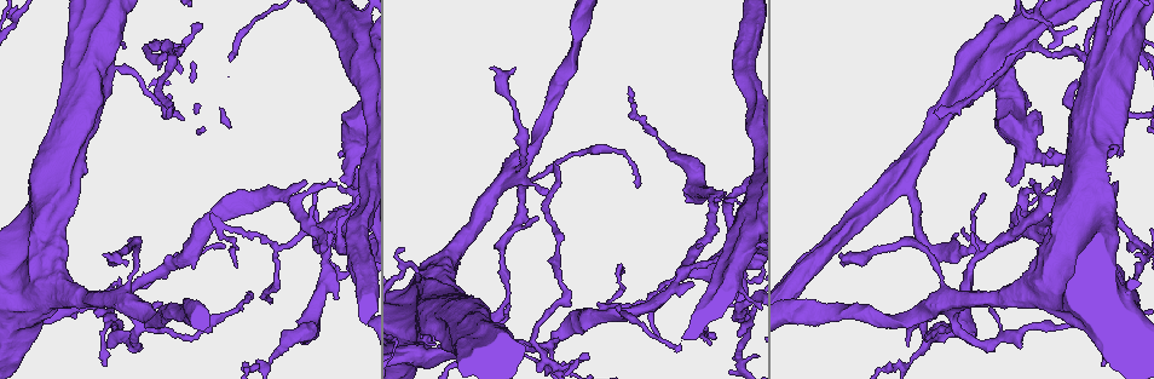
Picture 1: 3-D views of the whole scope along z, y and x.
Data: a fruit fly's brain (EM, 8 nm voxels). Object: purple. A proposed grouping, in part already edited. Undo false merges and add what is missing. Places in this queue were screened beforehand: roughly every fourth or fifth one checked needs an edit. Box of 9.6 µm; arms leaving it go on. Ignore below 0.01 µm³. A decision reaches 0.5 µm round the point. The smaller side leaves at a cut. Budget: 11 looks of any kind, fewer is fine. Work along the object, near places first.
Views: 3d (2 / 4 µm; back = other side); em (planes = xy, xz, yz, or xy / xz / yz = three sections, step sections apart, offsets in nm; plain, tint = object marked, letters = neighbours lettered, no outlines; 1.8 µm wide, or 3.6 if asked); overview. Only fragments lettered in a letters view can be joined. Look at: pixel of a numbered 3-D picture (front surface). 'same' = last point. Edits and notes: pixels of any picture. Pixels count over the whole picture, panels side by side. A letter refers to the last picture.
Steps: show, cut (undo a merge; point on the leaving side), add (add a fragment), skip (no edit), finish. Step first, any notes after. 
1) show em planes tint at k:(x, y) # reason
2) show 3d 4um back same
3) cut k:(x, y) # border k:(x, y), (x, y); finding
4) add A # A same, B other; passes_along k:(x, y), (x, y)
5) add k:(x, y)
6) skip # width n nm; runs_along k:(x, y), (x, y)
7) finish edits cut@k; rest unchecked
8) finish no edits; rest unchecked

show 3d 2um at 1:(658, 334) # thin end

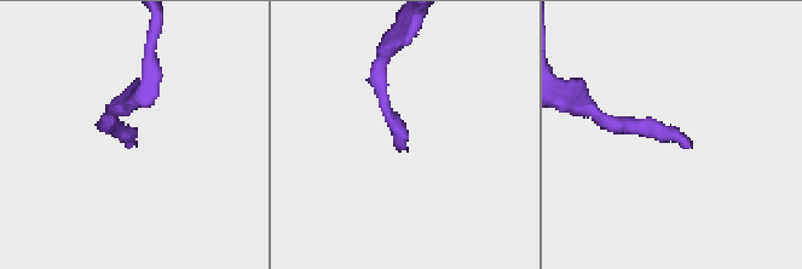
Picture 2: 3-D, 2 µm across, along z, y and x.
show em xz step 8 letters at 2:(687, 147)

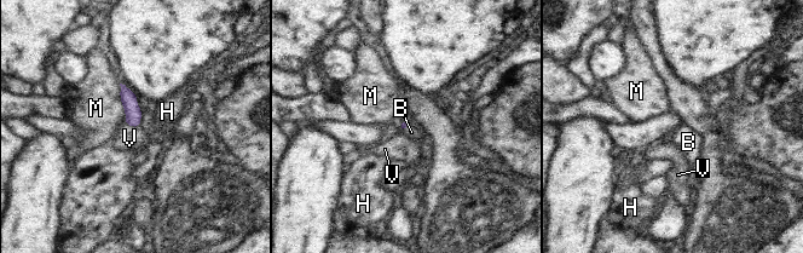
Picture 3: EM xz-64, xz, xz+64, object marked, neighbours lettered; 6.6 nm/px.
show em planes letters same

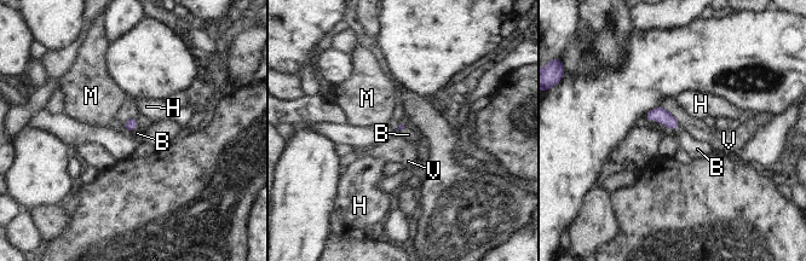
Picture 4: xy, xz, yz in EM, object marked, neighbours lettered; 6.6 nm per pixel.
add B # B same, H other, M other, V other; passes_along 4:(658, 114), (675, 128), (697, 149); it goes on there

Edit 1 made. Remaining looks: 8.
show overview

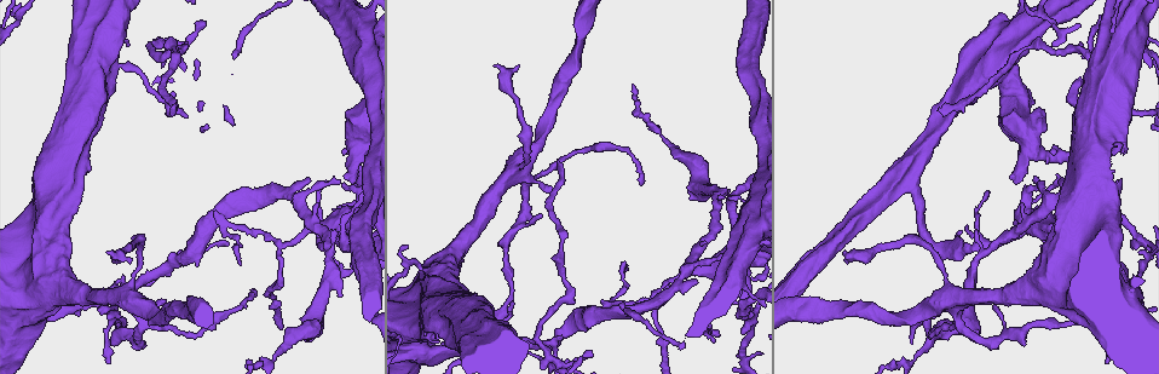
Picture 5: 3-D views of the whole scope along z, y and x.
show 3d 2um at 5:(569, 291) # sharp bend

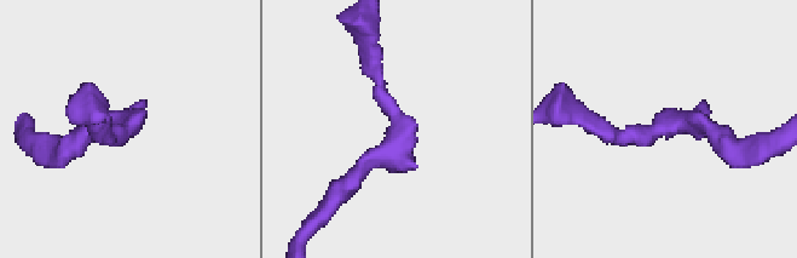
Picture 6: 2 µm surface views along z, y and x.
show em planes letters at 6:(132, 125) # shape alone is not enough

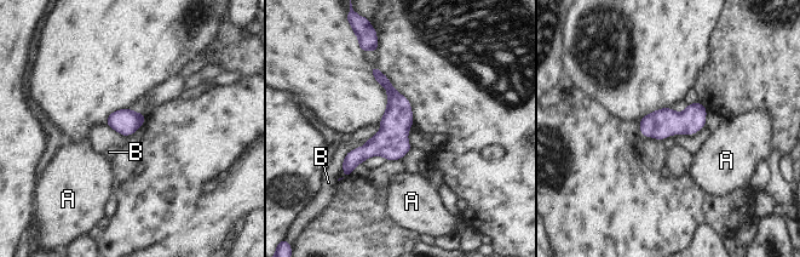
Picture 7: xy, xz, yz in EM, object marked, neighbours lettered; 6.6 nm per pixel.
skip # A other, B other; runs_along 7:(375, 72), (393, 97), (393, 126), (347, 172); all the same neuron

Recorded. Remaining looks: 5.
show 3d 4um at 5:(718, 267) # free end

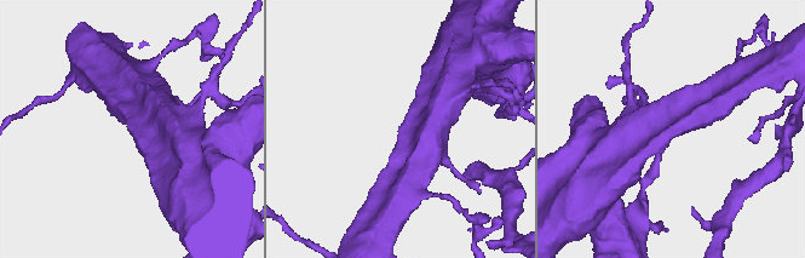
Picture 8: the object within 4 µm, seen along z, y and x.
show em planes letters at 8:(404, 126) # shape alone is not enough

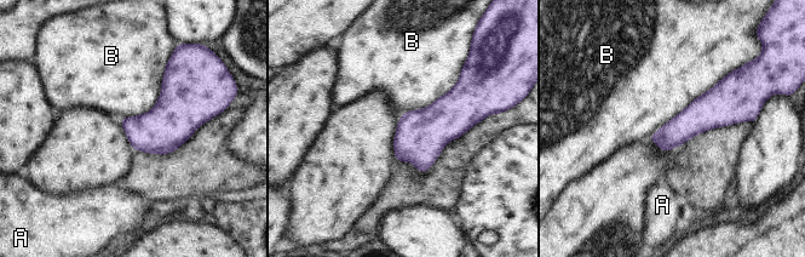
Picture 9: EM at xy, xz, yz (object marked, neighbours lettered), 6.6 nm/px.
skip # A other, B other; border 9:(171, 56), (155, 104), (120, 120); no lettered fragment goes on from it

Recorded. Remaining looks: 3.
show 3d 2um at 5:(961, 250) # abrupt turn

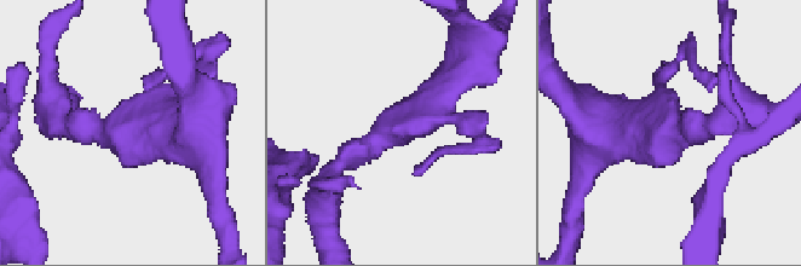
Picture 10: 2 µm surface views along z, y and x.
show em xy step 16 tint at 10:(131, 133) # now the EM

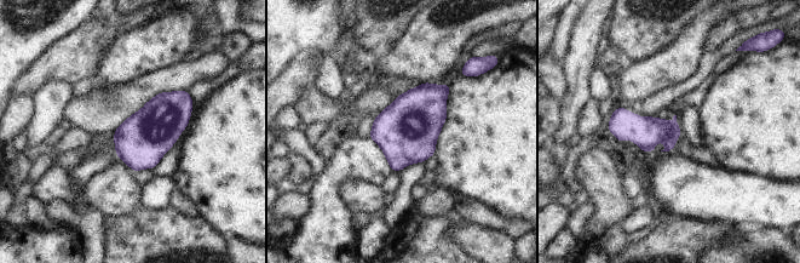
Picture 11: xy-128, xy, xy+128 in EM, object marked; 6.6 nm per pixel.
show em xy step 16 letters same # see the neighbours

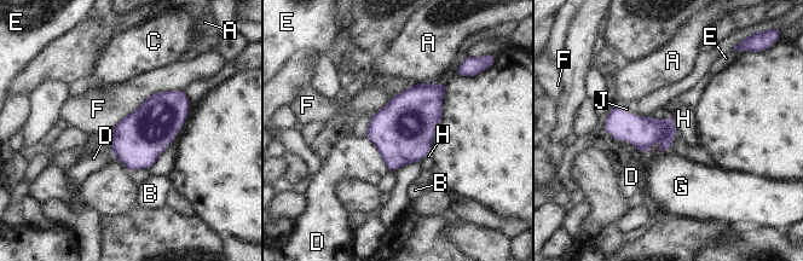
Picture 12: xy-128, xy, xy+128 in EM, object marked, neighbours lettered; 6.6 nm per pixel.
add J # A other, B other, C other, D other, E other, F other, G other, H other, J same; passes_along 12:(641, 132), (631, 114), (627, 109); the neuron continues

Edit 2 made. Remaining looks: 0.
finish edits add@4, add@12; rest unchecked

